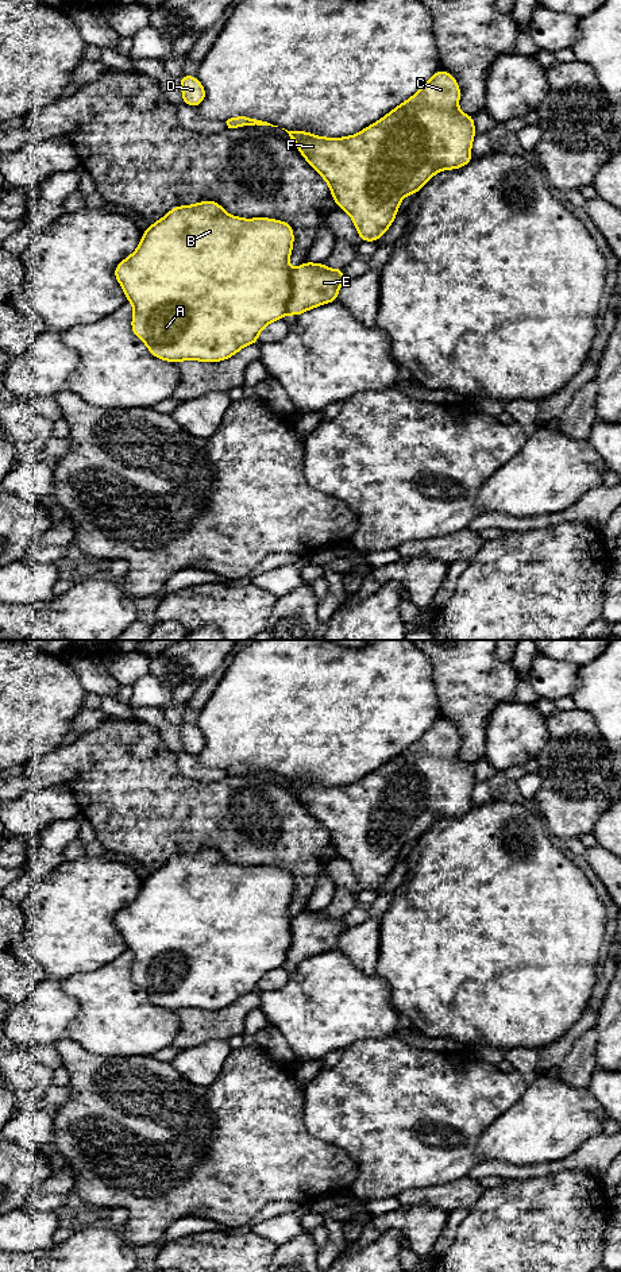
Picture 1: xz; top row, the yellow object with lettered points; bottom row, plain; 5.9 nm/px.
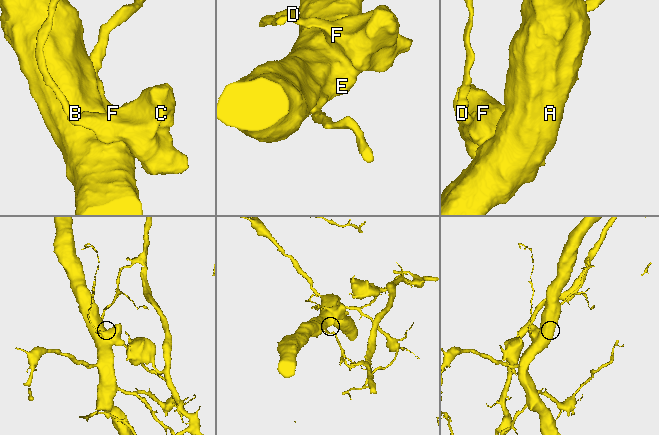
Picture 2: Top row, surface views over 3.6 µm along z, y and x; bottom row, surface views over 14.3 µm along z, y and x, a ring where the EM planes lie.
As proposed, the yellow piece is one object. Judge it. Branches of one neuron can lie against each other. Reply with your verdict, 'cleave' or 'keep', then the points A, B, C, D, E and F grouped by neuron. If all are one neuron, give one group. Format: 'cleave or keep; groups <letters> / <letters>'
cleave; groups A B / C D E F

